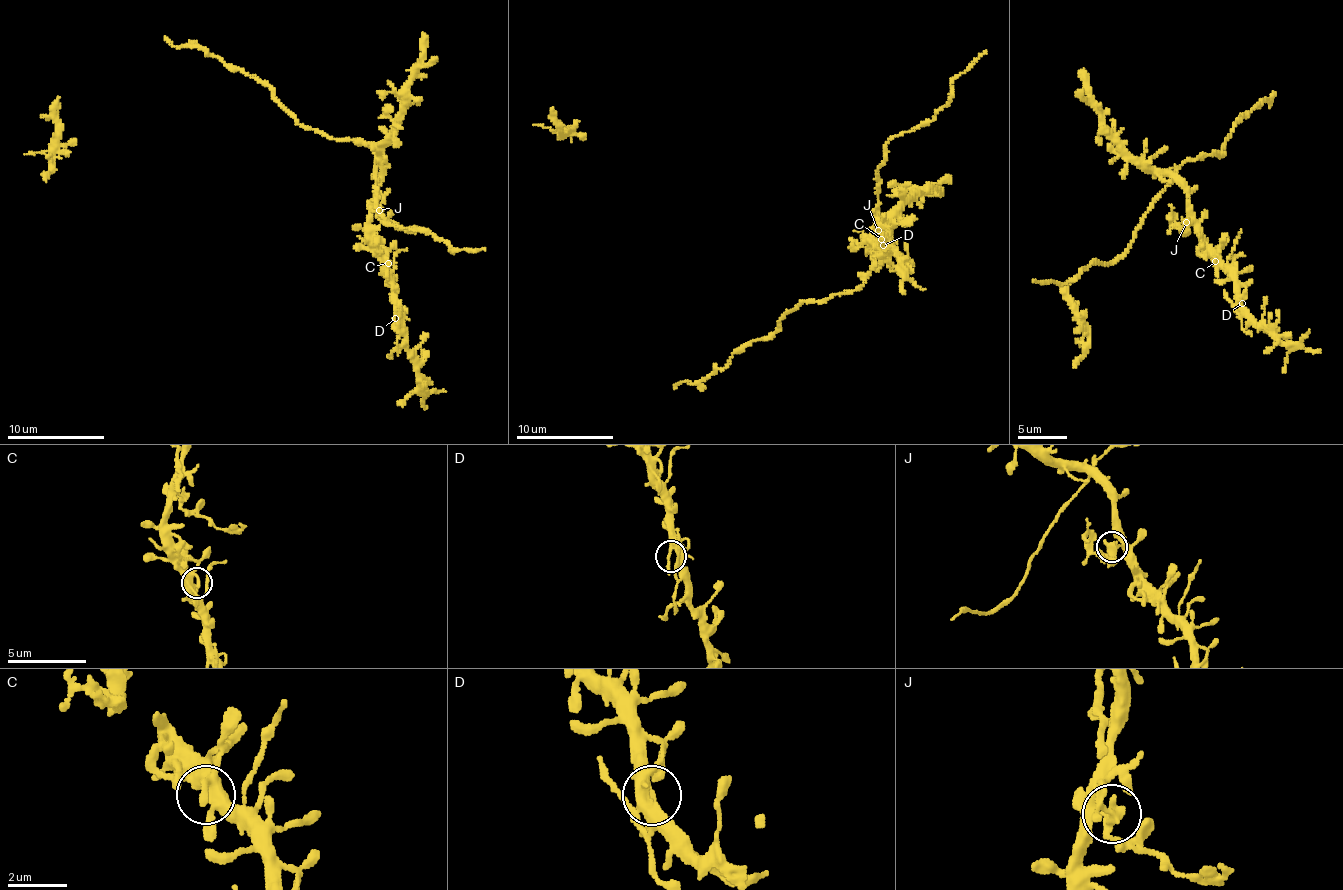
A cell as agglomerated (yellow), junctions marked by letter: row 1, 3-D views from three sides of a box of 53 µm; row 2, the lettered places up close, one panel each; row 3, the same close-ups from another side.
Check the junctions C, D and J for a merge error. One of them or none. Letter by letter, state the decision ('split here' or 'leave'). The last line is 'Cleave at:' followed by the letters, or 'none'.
C: leave
D: leave
J: split here
Cleave at: J

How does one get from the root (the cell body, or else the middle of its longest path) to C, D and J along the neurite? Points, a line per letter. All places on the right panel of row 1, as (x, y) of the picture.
C: (1219, 158), (1215, 151), (1185, 162), (1175, 173), (1187, 195), (1187, 211), (1200, 243), (1216, 256), (1215, 261)
D: (1219, 158), (1218, 151), (1187, 161), (1175, 180), (1187, 195), (1202, 250), (1230, 273), (1242, 303)
J: (1219, 158), (1215, 151), (1185, 162), (1175, 173), (1187, 195), (1187, 211), (1192, 217), (1187, 222)

